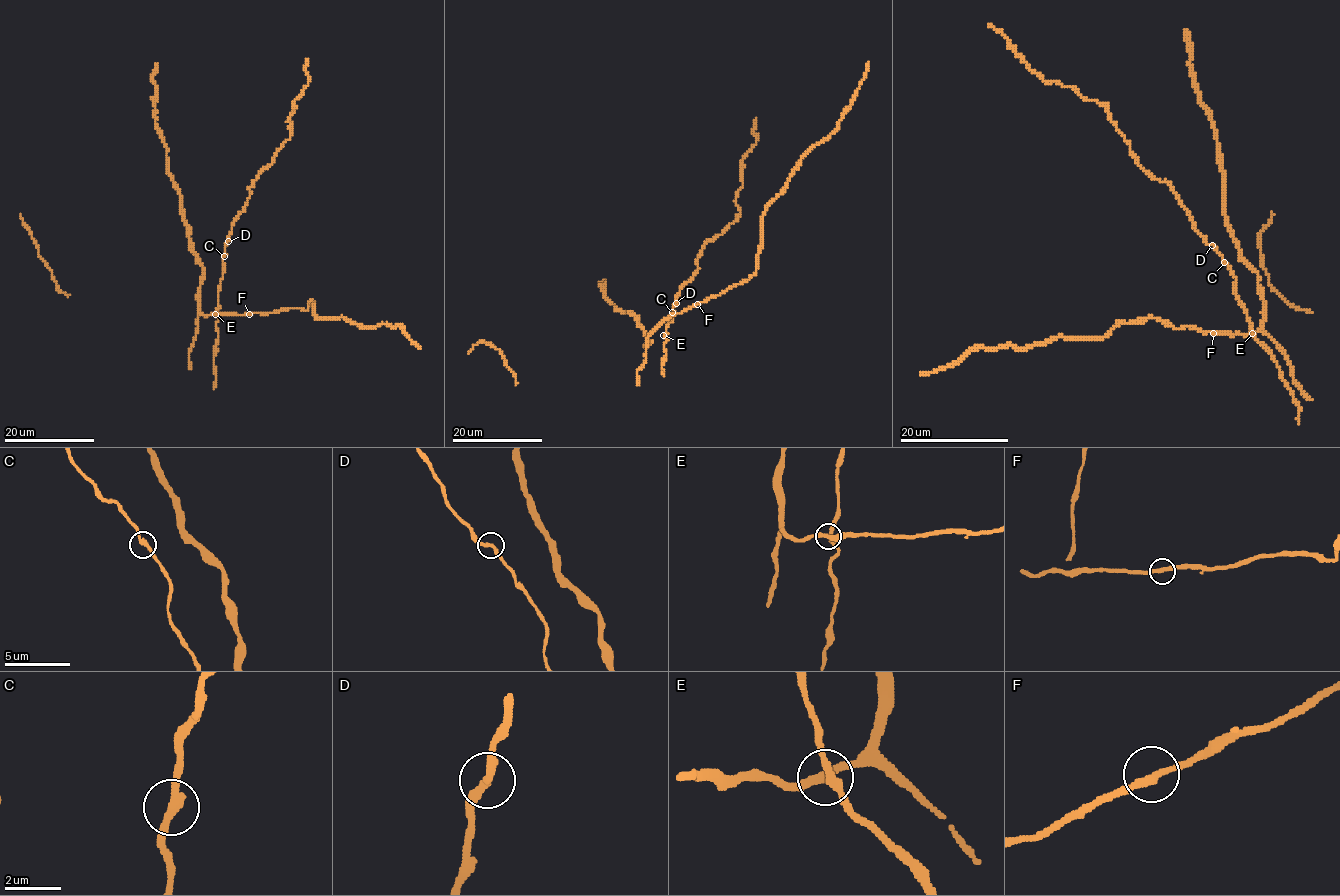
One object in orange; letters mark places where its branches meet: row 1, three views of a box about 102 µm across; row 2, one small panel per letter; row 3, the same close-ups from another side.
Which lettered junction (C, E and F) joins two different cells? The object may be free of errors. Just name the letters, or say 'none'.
none

